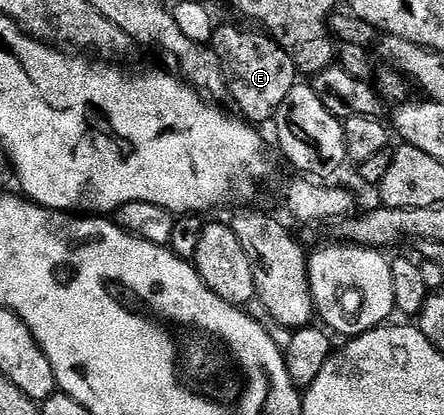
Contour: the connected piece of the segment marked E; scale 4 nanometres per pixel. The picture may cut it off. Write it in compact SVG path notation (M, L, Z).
M217 26L210 48L217 55L227 94L236 102L237 109L241 111L239 114L249 124L261 125L267 119L268 122L275 120L276 110L282 101L286 101L286 93L298 86L298 72L286 49L282 49L271 35L256 31Z

